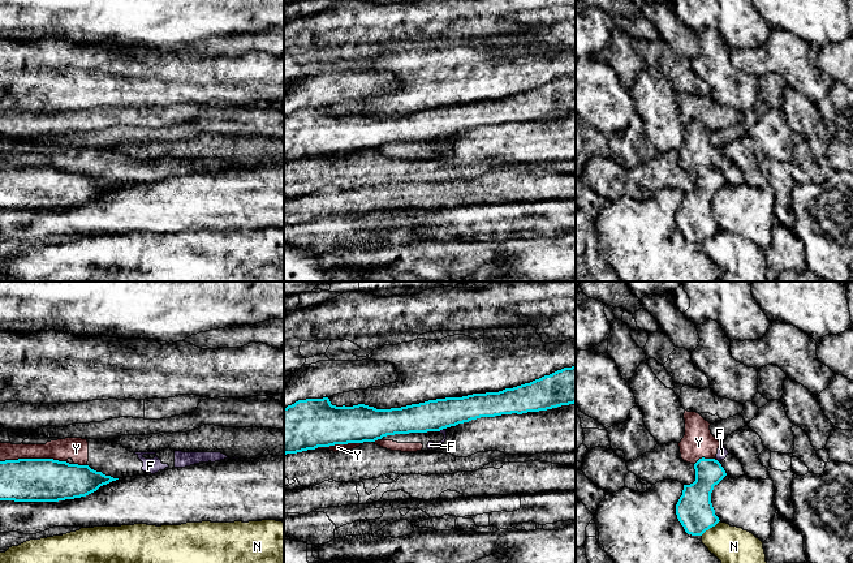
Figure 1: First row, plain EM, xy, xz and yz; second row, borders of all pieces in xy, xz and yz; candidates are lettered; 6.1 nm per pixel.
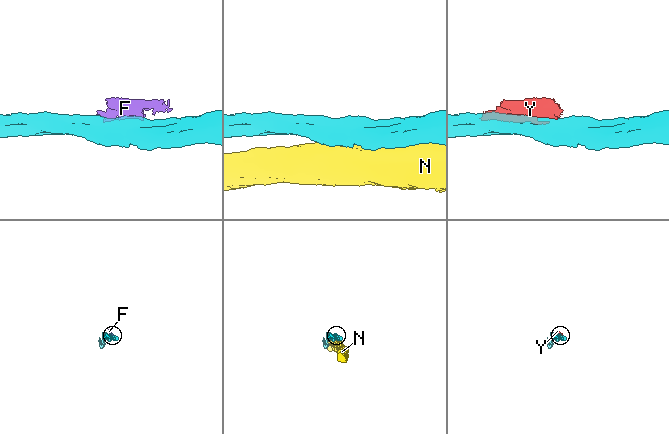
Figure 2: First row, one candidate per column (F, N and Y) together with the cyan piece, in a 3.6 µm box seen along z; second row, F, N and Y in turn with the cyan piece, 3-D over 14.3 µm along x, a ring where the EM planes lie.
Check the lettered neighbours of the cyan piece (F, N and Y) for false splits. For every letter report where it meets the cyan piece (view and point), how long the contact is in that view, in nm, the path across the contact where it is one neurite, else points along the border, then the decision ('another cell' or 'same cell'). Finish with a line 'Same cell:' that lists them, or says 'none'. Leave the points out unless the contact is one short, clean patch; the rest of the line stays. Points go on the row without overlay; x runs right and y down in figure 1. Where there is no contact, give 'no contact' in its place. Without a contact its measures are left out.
F: contact xz (440, 137); length 30 nm; border xz (442, 137), (439, 140); another cell
N: contact yz (710, 235); length 150 nm; another cell
Y: contact xy (33, 167); length 400 nm; another cell
Same cell: none

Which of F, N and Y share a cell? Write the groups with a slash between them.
F Y / N

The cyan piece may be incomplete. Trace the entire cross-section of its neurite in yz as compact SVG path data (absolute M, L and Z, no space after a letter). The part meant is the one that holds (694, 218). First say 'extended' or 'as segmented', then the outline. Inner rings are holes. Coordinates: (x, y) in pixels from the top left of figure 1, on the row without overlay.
as segmented; M705 166L694 172L694 177L695 189L684 193L676 223L688 242L702 244L720 229L711 211L711 201L727 181L718 168Z

